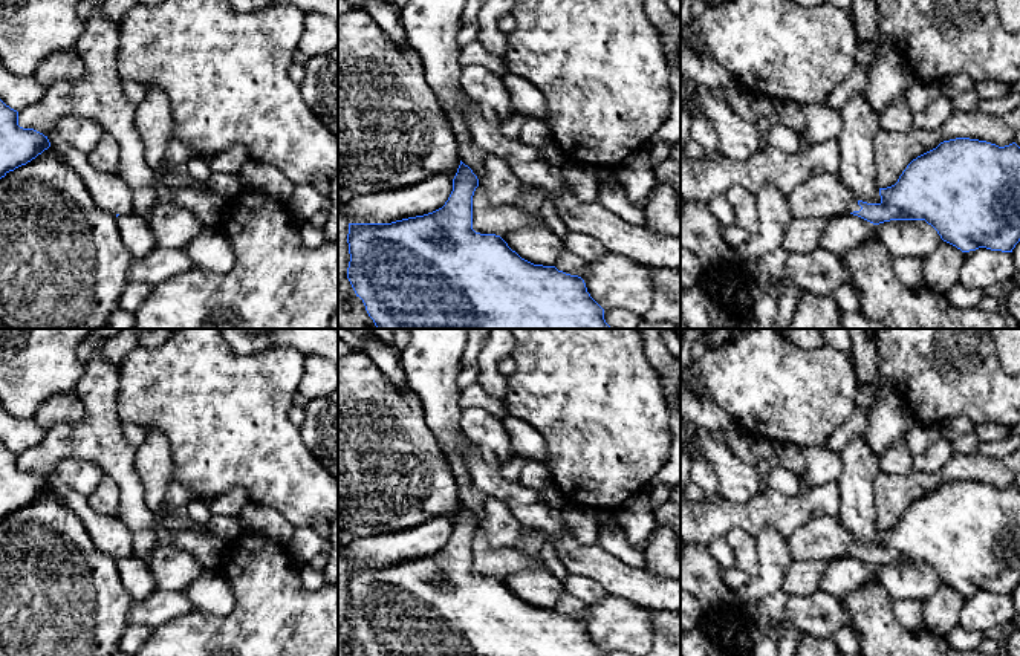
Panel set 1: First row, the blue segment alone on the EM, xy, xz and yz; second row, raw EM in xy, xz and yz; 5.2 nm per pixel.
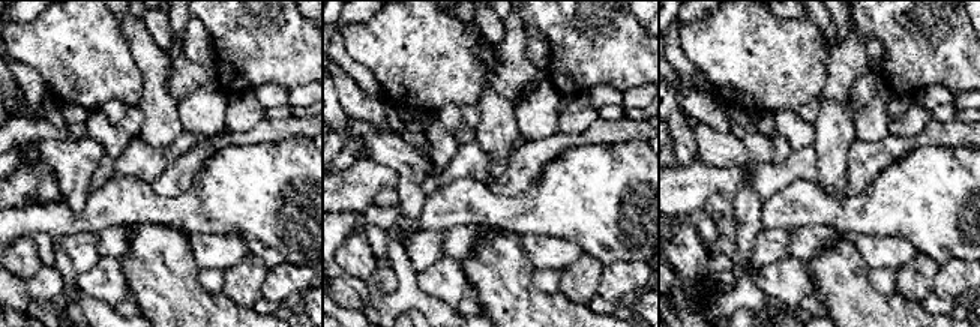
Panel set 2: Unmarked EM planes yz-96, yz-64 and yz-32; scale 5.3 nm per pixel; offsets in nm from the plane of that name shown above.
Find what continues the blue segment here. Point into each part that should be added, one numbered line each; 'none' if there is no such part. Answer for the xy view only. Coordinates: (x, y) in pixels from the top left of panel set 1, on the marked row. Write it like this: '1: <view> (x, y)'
1: xy (109, 191)

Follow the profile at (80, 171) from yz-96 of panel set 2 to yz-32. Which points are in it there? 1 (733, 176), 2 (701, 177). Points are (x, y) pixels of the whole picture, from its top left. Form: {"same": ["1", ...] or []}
{"same": []}

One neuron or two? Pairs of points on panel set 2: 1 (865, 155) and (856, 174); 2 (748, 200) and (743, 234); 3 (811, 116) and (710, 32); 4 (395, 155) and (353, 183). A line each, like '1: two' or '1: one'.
1: one
2: one
3: two
4: two

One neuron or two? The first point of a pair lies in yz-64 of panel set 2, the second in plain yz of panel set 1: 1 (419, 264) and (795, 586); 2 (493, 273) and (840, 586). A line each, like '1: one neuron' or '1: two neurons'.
1: one neuron
2: two neurons

